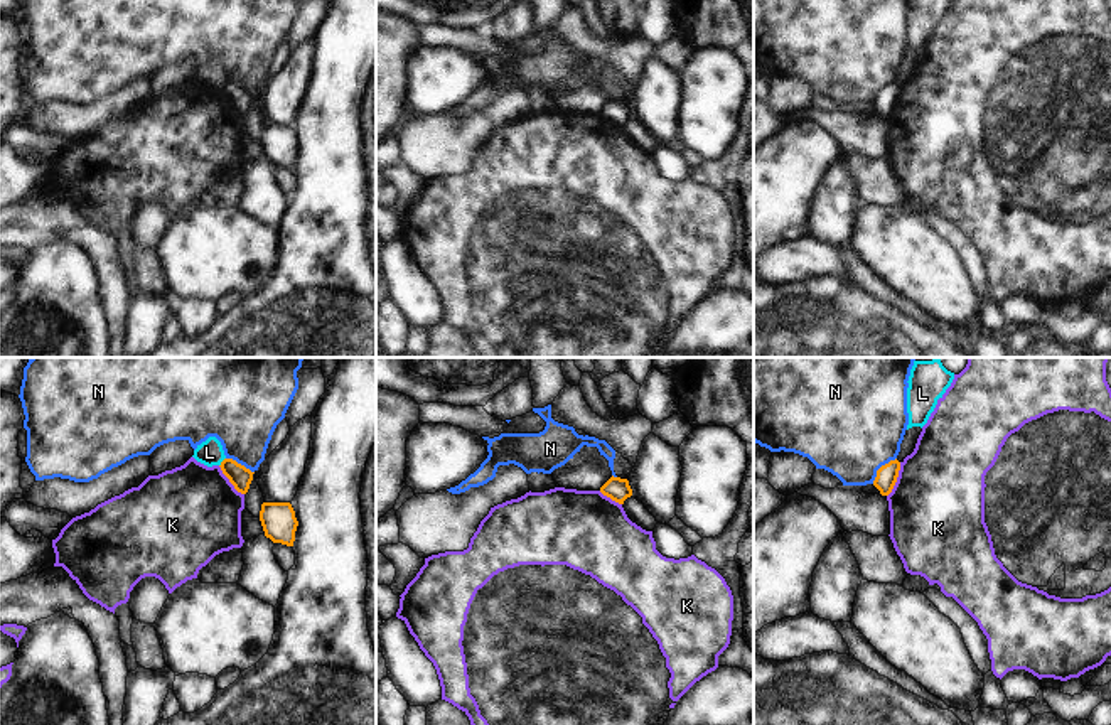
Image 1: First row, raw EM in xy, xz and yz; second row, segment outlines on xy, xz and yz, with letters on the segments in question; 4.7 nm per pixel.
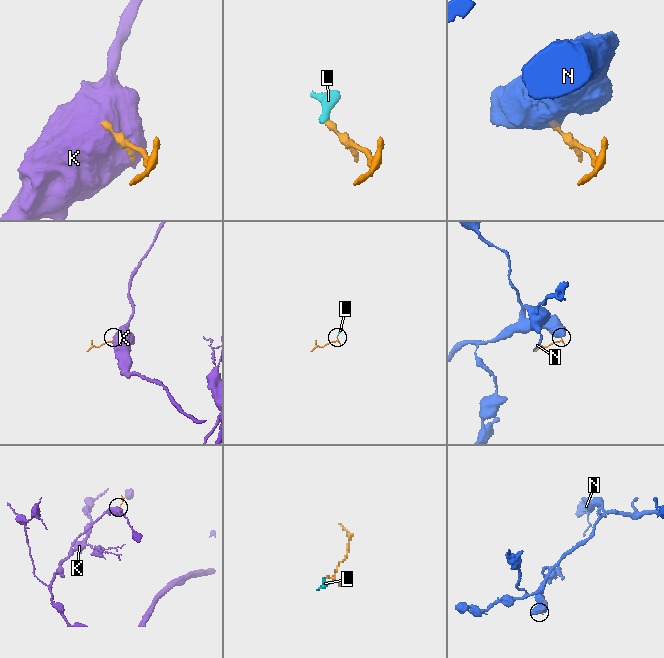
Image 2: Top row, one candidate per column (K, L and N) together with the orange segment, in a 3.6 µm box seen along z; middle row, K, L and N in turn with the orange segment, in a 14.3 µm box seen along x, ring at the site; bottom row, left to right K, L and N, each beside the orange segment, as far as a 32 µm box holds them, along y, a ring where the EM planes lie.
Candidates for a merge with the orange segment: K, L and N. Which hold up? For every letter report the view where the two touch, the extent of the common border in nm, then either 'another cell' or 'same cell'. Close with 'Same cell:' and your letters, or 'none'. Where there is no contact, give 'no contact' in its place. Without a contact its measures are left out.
K: meets orange in yz; contact 180 nm long; another cell
L: meets orange in xy; contact 50 nm long; another cell
N: meets orange in yz; contact 170 nm long; another cell
Same cell: none

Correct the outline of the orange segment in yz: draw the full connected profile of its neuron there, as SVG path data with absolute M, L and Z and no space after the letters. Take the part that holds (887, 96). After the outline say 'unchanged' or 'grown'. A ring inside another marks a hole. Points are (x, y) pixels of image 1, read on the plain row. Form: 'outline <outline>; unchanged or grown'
outline M890 83L888 86L882 88L877 93L877 99L873 103L873 108L880 113L882 118L888 118L897 105L900 93L900 84Z; unchanged

